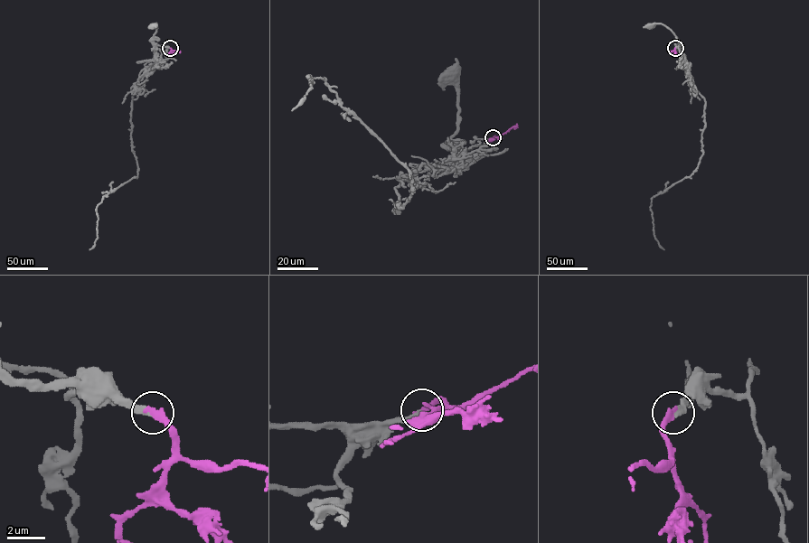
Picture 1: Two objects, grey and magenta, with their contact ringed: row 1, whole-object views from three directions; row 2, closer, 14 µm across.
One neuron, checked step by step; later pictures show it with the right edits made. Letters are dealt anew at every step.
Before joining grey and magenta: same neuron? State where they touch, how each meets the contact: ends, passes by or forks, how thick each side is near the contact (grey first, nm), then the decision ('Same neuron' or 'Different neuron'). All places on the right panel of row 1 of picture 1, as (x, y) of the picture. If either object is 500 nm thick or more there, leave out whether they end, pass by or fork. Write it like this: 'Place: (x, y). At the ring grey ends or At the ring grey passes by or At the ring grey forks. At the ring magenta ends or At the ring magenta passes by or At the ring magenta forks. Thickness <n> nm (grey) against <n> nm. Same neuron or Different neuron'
Place: (675, 48). At the ring grey ends. At the ring magenta ends. Thickness 300 nm (grey) against 360 nm. Same neuron

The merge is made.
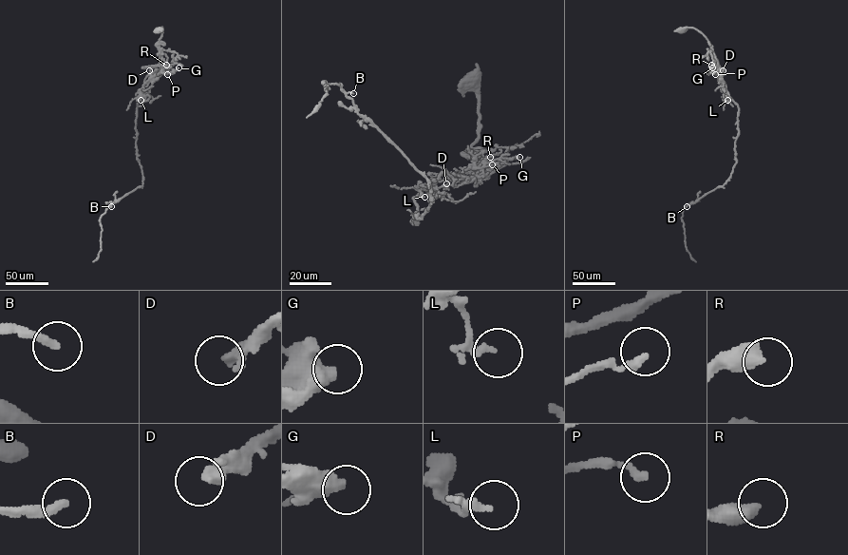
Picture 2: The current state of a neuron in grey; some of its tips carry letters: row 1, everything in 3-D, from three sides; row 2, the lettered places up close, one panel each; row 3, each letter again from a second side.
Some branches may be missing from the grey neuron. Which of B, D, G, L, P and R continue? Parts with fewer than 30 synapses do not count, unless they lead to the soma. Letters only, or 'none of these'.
D

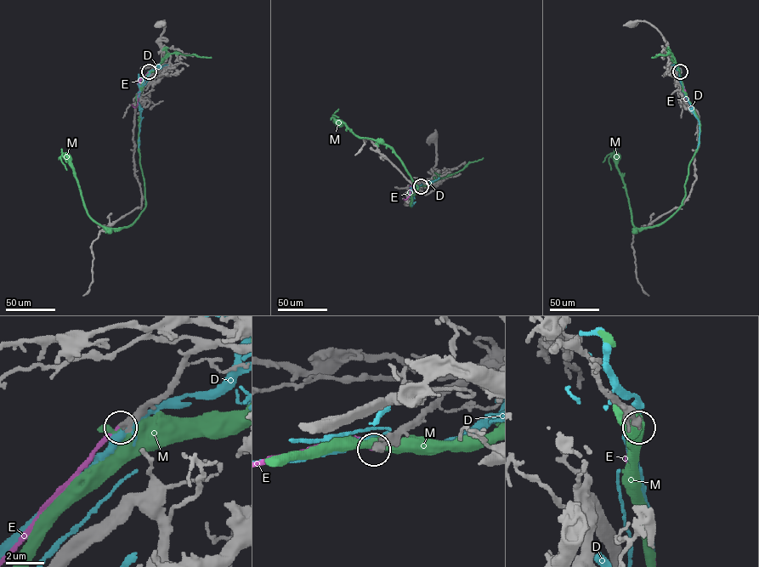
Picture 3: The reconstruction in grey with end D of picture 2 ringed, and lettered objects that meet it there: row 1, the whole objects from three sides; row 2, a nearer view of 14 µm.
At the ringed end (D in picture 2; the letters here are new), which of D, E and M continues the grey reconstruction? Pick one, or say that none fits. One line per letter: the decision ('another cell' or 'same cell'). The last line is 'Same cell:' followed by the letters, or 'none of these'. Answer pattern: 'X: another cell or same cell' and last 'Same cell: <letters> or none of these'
D: another cell
E: same cell
M: another cell
Same cell: E

